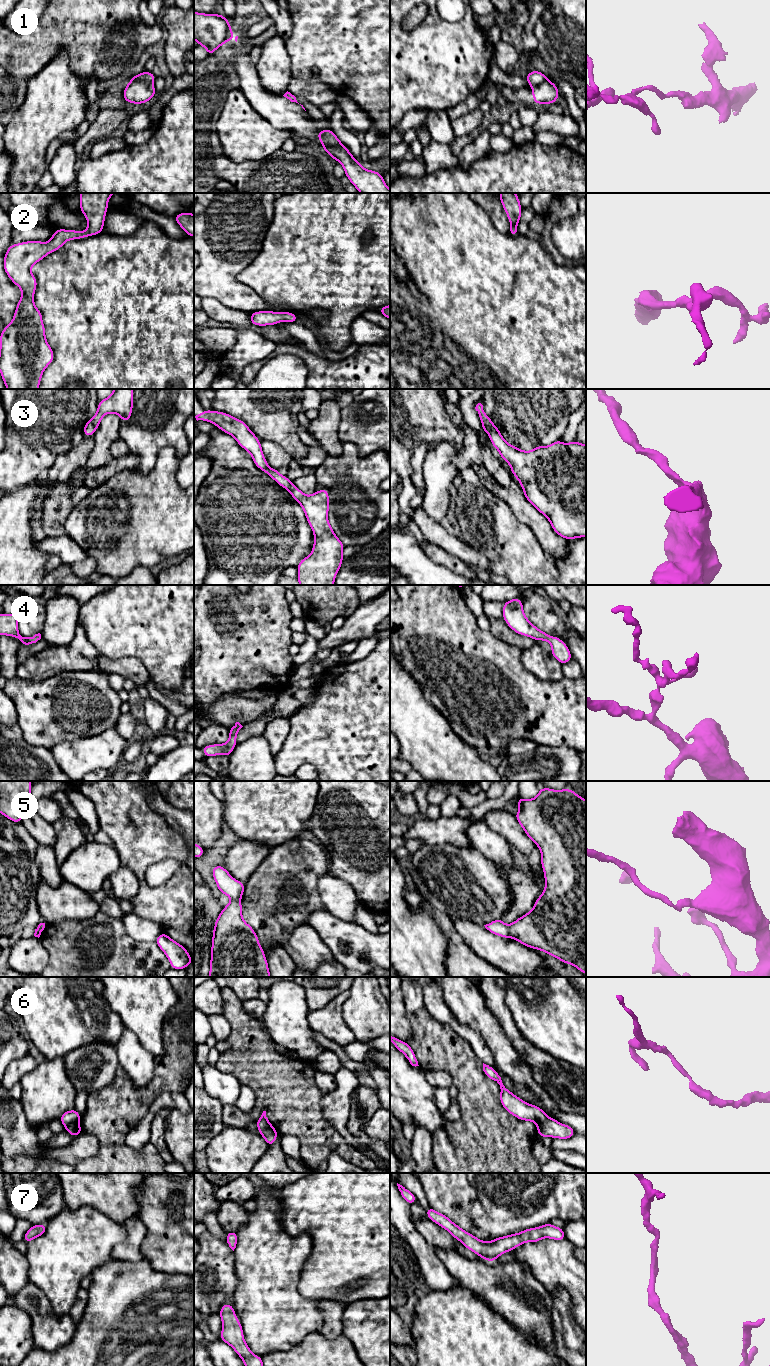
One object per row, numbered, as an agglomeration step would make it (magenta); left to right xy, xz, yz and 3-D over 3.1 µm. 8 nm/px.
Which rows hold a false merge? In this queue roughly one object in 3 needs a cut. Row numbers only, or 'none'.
1, 5, 6

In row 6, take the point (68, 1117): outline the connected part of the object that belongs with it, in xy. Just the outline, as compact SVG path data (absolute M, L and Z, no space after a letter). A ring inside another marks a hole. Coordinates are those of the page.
M76 1109L64 1112L61 1117L60 1121L62 1122L63 1126L66 1128L69 1124L73 1122L79 1122L81 1115Z

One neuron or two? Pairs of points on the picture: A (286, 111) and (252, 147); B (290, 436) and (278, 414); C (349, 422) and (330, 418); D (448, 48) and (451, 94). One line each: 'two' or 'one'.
A: two
B: one
C: two
D: one

